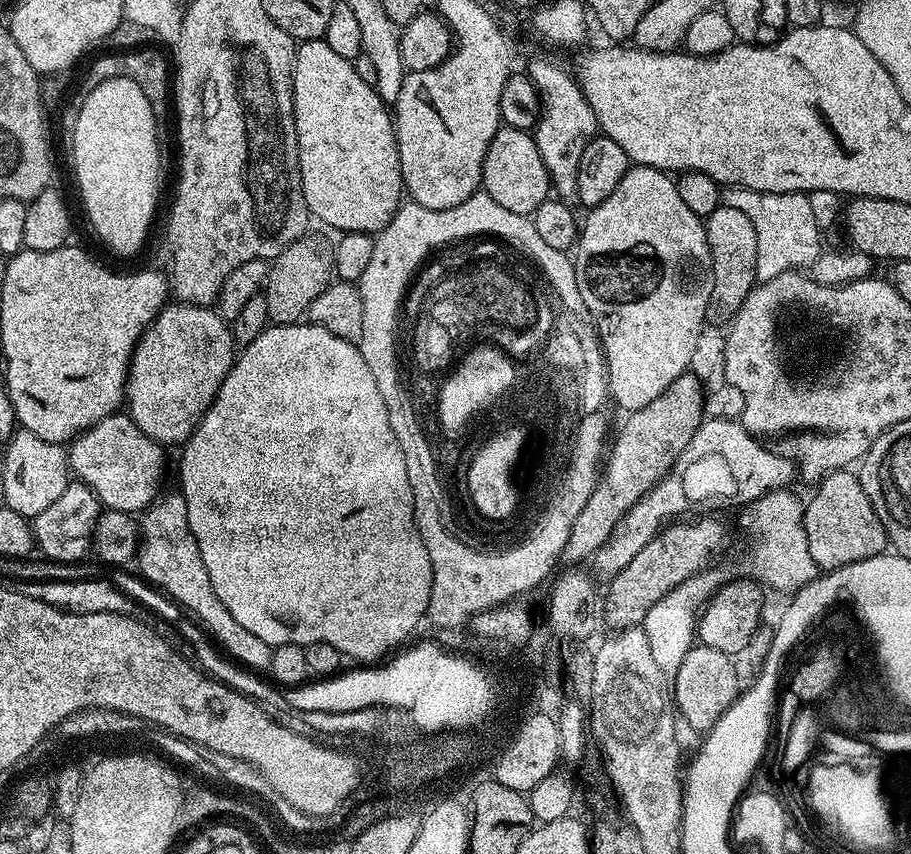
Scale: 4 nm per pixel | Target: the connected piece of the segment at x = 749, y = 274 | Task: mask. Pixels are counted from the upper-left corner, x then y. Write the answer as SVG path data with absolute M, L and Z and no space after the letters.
M724 204L708 215L704 229L708 235L712 259L712 289L710 302L706 306L706 321L709 325L724 326L738 314L742 302L746 302L758 283L755 270L757 235L754 234L753 223L741 210Z

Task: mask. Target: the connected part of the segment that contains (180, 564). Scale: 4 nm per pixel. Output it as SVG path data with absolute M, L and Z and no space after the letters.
M165 491L144 509L139 517L140 546L138 549L139 575L149 584L158 588L185 613L193 612L205 633L236 664L248 670L266 670L270 666L273 645L262 642L246 626L241 626L234 619L234 614L222 606L216 599L214 586L210 586L210 574L206 574L206 562L202 562L202 554L198 550L198 542L190 530L190 522L186 518L186 502L179 491Z

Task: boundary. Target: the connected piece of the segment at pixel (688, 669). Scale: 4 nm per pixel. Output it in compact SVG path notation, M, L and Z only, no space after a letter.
M697 643L686 653L674 674L674 680L675 711L683 723L685 720L699 734L707 734L716 725L720 715L738 699L732 657L705 644Z

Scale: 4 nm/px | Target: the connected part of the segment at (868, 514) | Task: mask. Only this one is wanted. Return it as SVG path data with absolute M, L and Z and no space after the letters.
M852 470L831 472L815 485L816 493L804 505L804 529L806 546L810 546L810 558L814 558L817 569L832 572L842 566L850 566L859 560L881 555L889 547L888 535L866 494L860 485L859 475Z

